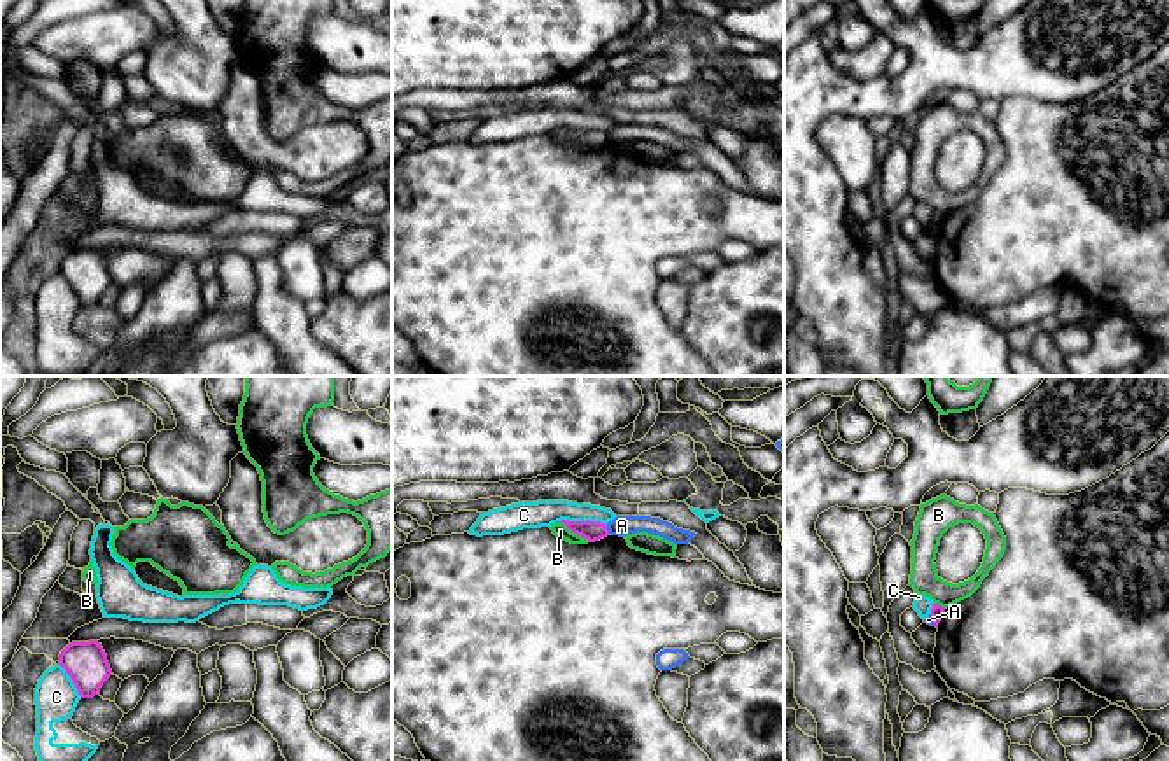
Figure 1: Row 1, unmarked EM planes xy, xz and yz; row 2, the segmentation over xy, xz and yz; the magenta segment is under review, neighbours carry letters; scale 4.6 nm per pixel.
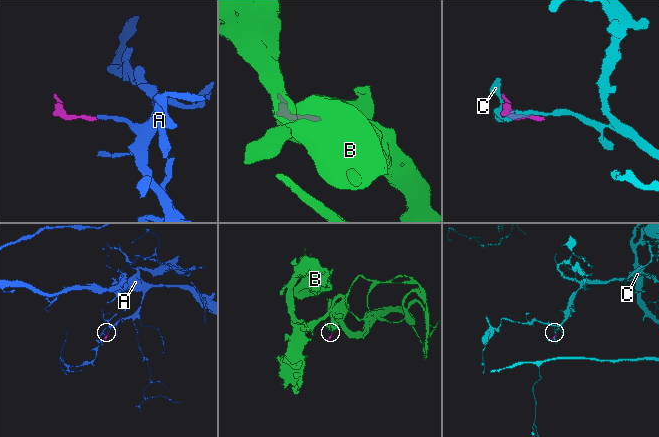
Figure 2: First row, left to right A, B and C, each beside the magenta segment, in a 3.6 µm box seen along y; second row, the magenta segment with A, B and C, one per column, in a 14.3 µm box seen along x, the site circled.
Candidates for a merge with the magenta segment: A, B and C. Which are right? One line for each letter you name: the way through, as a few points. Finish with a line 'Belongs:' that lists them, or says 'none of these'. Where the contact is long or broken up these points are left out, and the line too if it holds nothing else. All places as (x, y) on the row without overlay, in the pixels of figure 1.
Belongs: none of these

